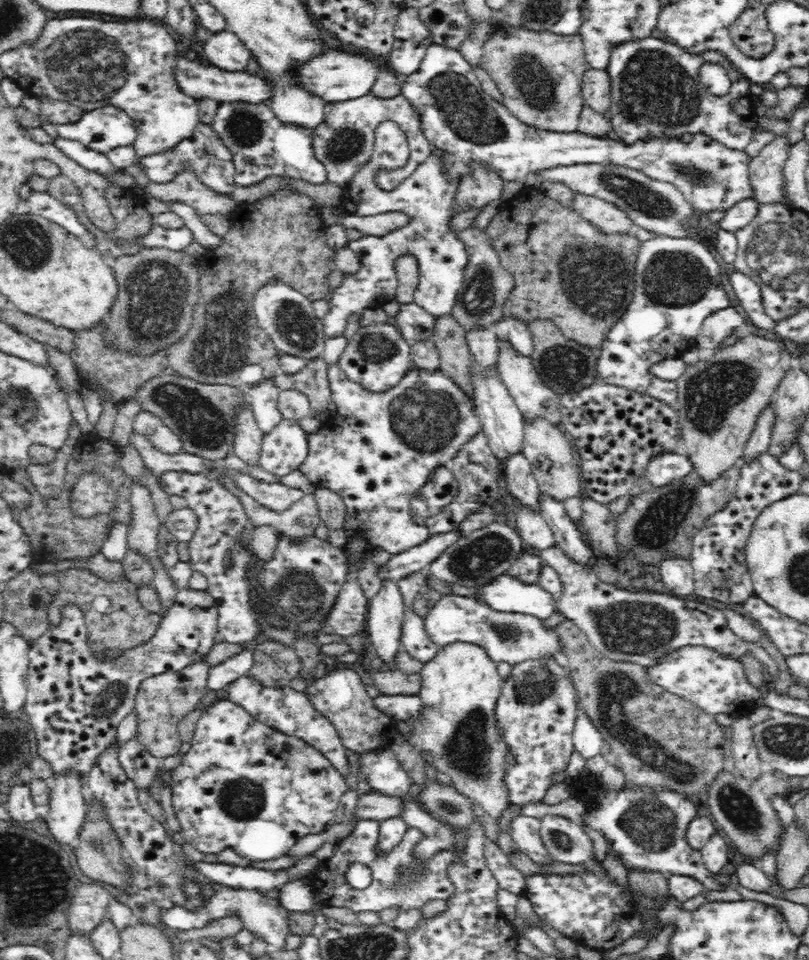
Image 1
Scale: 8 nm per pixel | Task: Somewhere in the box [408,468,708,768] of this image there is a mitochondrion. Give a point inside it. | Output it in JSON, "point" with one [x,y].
{"point":[636,629]}

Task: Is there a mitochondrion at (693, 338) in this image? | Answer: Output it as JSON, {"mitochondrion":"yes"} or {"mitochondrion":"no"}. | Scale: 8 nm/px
{"mitochondrion":"no"}

